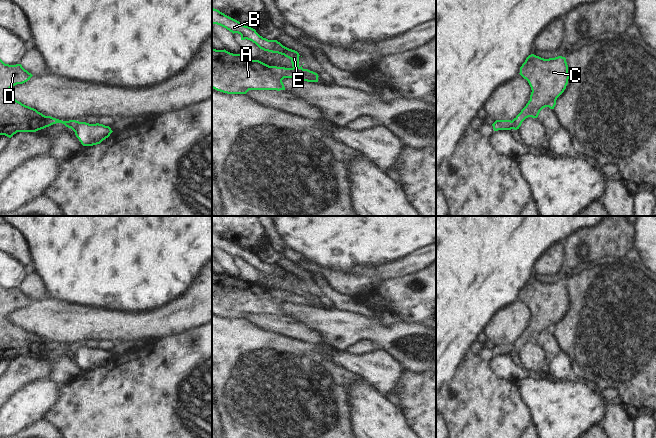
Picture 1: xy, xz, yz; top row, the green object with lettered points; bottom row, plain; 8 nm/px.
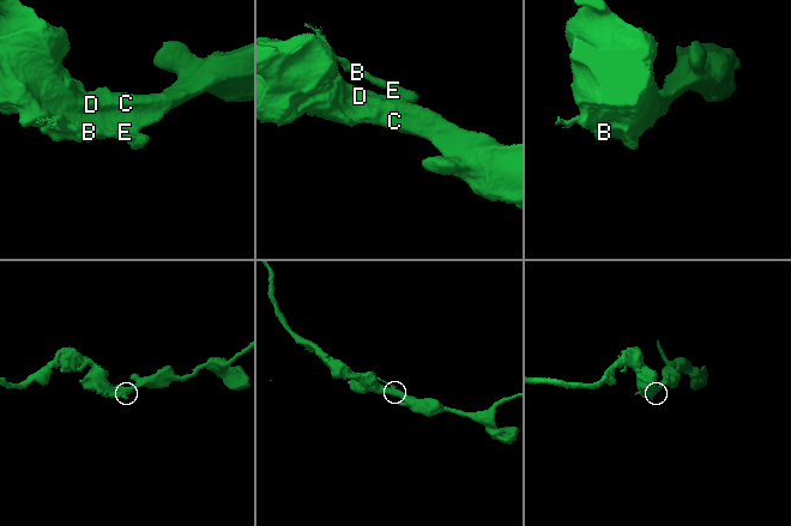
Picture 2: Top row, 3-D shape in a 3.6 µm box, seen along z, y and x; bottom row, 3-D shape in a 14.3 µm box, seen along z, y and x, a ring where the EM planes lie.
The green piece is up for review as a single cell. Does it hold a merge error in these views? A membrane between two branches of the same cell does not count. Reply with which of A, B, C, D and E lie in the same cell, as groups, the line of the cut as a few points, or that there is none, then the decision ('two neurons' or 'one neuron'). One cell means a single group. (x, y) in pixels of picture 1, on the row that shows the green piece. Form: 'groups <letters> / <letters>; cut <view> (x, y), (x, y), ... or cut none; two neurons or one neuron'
groups A C D / B E; cut xy (78, 121), (69, 127); two neurons

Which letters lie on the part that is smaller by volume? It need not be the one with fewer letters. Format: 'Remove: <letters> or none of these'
Remove: B, E

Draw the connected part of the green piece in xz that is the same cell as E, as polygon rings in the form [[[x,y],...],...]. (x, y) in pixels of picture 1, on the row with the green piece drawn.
[[[212,8],[212,24],[220,25],[230,32],[241,35],[241,40],[250,40],[260,49],[272,53],[278,53],[289,58],[293,68],[302,68],[299,66],[299,53],[295,50],[283,46],[277,40],[268,40],[260,36],[255,29],[245,26],[239,21],[225,15],[217,9]]]

